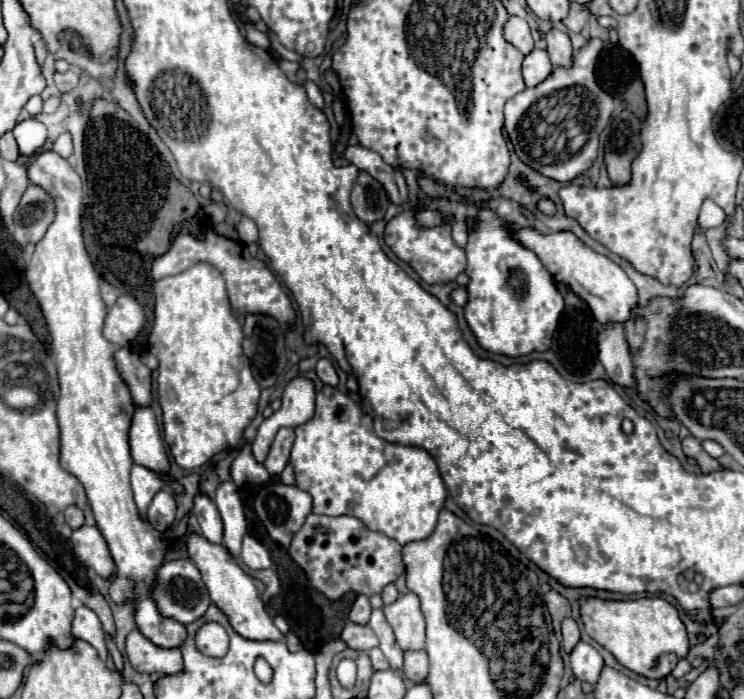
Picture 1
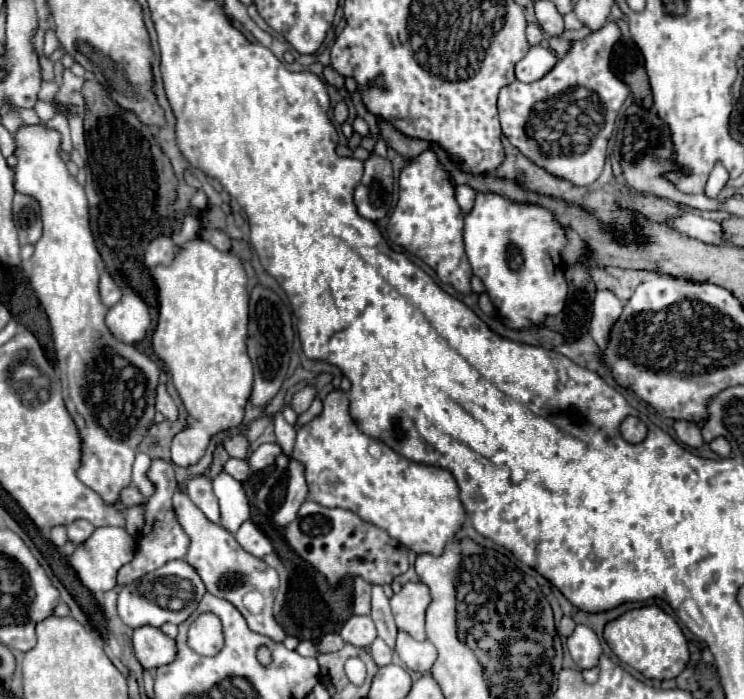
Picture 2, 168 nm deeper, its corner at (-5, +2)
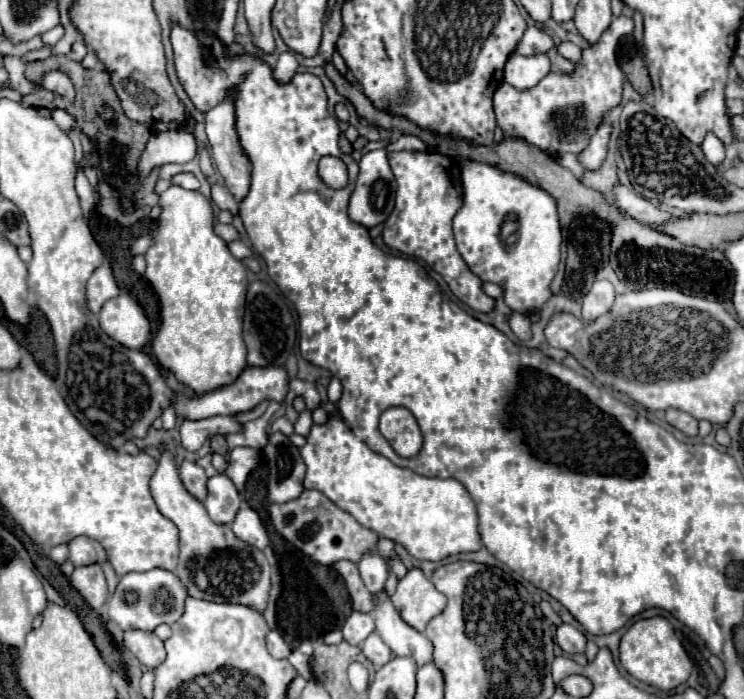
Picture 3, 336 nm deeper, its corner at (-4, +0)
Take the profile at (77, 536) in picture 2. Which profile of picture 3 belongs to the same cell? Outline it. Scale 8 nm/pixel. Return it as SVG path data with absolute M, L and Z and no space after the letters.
M78 536L74 538L70 544L70 562L74 566L88 566L88 564L100 564L104 568L104 574L106 574L106 580L108 580L108 590L110 594L114 592L120 576L116 576L114 568L110 566L108 562L108 556L104 552L104 548L92 540L92 538L86 538L86 536Z

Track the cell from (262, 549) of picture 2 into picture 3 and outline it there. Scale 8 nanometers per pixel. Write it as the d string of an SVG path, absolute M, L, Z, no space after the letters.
M248 506L238 510L238 514L236 514L234 522L232 522L232 530L240 540L256 546L258 550L264 550L268 546L266 528L262 526L258 514Z

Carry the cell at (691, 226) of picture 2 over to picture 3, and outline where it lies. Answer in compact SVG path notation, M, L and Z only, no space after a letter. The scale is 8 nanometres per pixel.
M620 182L612 188L612 192L614 192L612 204L620 212L624 212L624 216L632 216L638 222L646 222L646 224L664 224L666 220L672 218L670 212L664 212L664 210L656 208L652 202L648 202L646 198L642 198L632 188L626 188Z

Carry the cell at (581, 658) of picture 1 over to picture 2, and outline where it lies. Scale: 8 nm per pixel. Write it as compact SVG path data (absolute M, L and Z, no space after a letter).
M577 626L575 632L567 638L567 648L569 648L569 654L573 658L573 662L581 668L581 670L587 670L587 668L595 668L603 650L601 650L601 644L599 644L599 638L597 634L587 628L587 626Z

